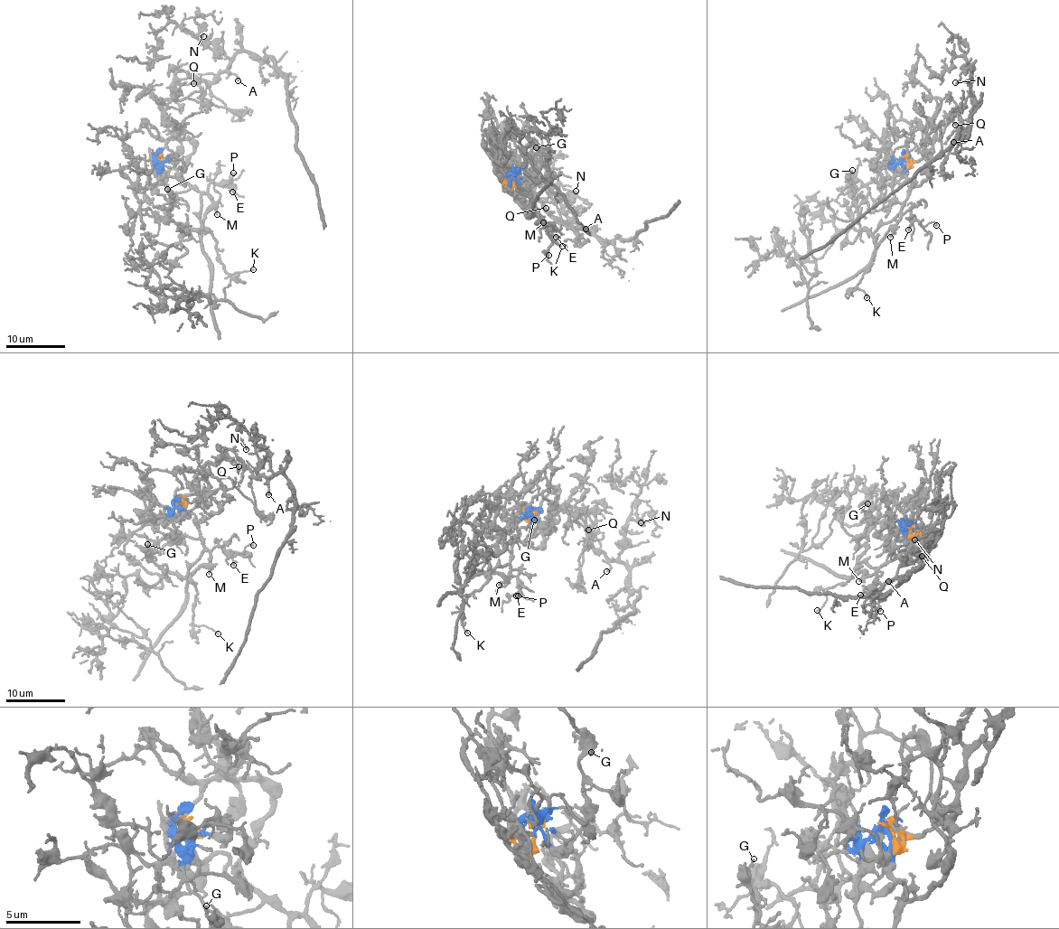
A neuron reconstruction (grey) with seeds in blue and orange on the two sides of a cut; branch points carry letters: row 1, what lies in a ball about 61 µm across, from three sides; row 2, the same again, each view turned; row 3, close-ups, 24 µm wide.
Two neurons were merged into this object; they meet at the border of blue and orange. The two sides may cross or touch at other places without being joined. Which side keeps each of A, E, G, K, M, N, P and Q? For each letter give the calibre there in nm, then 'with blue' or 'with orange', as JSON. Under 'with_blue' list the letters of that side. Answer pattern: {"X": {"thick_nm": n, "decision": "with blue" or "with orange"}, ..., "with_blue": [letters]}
{"A": {"thick_nm": 240, "decision": "with orange"}, "E": {"thick_nm": 120, "decision": "with blue"}, "G": {"thick_nm": 170, "decision": "with blue"}, "K": {"thick_nm": 120, "decision": "with blue"}, "M": {"thick_nm": 180, "decision": "with blue"}, "N": {"thick_nm": 160, "decision": "with orange"}, "P": {"thick_nm": 140, "decision": "with blue"}, "Q": {"thick_nm": 160, "decision": "with orange"}, "with_blue": ["E", "G", "K", "M", "P"]}

